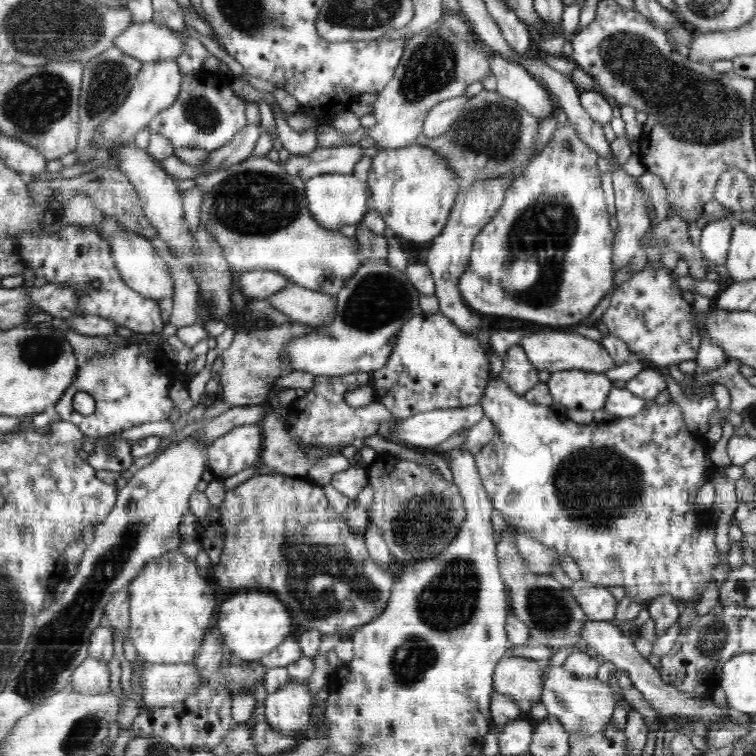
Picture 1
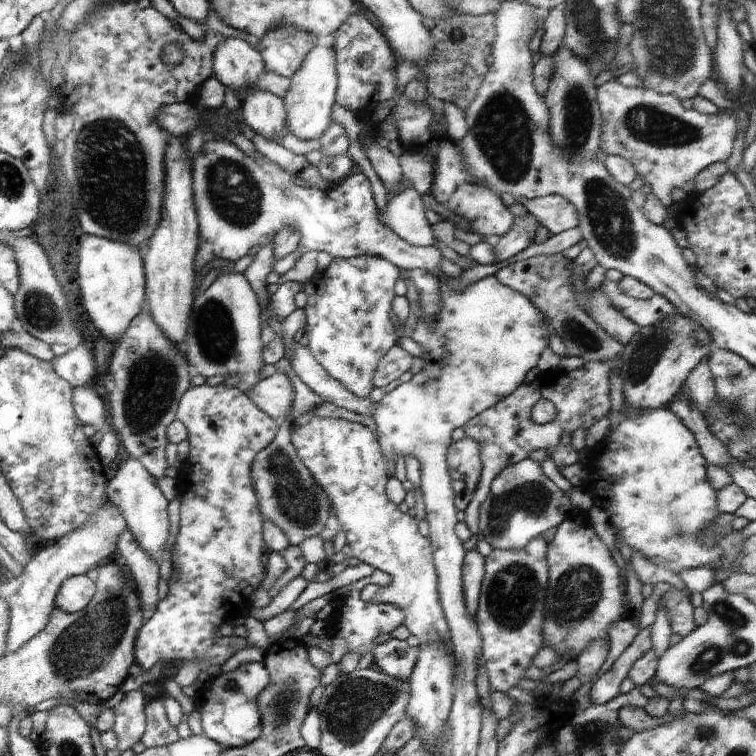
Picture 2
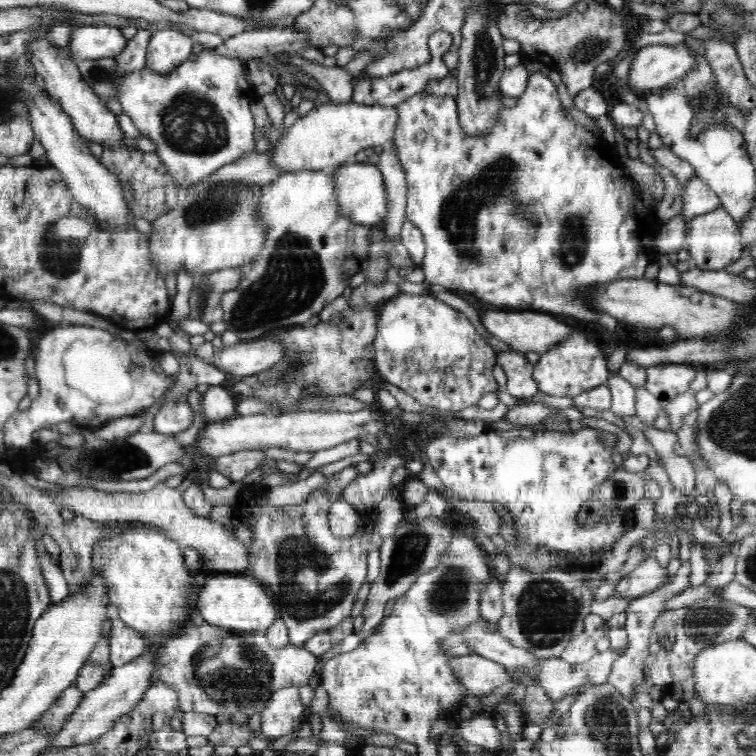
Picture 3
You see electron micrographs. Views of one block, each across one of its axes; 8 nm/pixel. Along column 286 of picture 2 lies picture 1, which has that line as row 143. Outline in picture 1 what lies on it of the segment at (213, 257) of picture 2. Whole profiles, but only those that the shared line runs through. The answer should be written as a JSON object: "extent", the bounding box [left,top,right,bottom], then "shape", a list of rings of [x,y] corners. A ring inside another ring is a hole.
{"extent":[148,68,248,152],"shape":[[[204,68],[184,75],[178,99],[153,119],[148,130],[164,135],[175,148],[196,148],[210,152],[225,147],[247,126],[248,103],[233,92],[231,80],[221,72],[213,74]]]}

